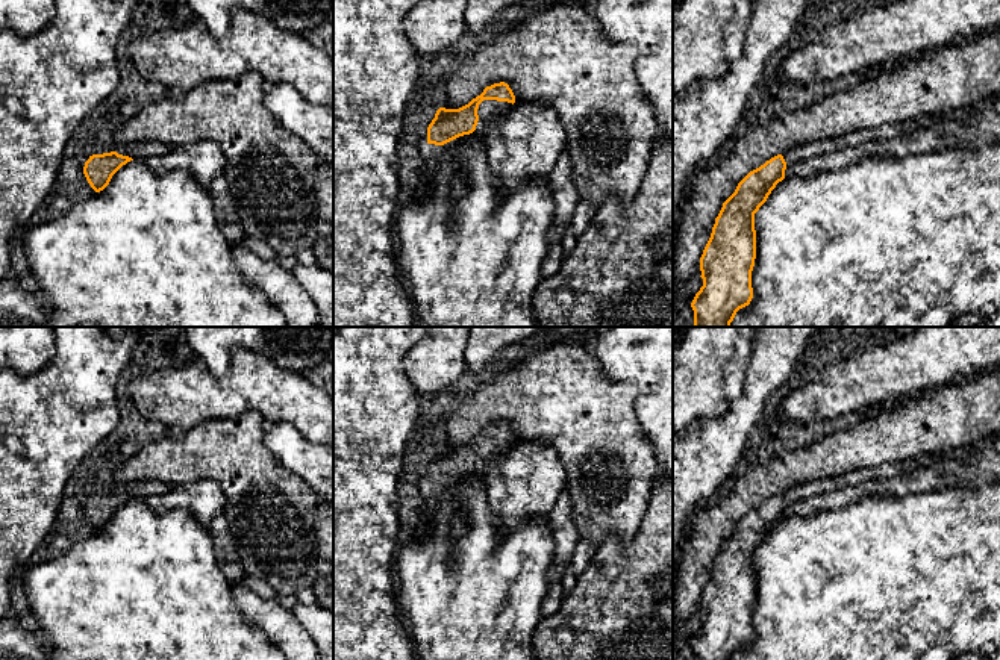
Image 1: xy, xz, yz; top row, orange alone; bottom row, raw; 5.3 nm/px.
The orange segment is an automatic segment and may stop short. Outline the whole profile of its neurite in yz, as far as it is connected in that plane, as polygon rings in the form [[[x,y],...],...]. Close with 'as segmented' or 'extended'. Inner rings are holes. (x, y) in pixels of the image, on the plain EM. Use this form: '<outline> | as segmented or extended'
[[[1000,430],[968,447],[941,454],[926,454],[917,460],[886,463],[873,469],[795,484],[750,510],[723,542],[700,596],[703,625],[691,642],[694,660],[733,660],[736,651],[750,643],[753,637],[752,610],[756,598],[755,553],[776,524],[785,518],[788,506],[850,486],[868,486],[871,481],[891,478],[917,466],[933,465],[938,459],[967,457],[994,445],[998,439]]] | extended

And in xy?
[[[141,480],[117,490],[92,493],[85,501],[83,513],[95,531],[103,530],[112,515],[130,500],[145,500],[158,495],[164,497],[170,490],[170,484],[161,480]]] | extended

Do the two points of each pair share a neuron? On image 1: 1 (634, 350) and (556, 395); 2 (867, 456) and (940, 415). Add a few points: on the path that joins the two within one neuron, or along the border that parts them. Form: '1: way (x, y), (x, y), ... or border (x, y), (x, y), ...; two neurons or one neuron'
1: border (594, 356), (609, 379), (624, 379), (635, 385); two neurons
2: way (885, 438), (909, 430), (921, 421); one neuron

